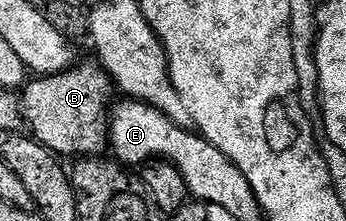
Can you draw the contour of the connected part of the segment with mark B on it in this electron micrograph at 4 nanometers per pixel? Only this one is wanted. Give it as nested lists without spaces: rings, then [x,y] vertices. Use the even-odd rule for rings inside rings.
[[[76,63],[63,73],[32,80],[21,93],[21,121],[35,141],[48,153],[64,157],[87,159],[109,139],[109,106],[113,82],[98,63]]]

